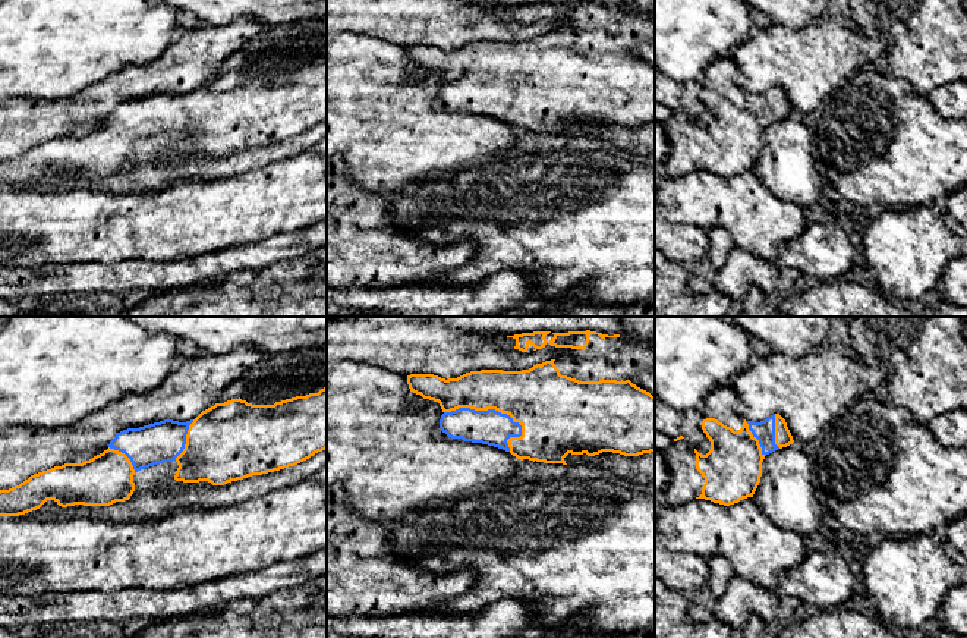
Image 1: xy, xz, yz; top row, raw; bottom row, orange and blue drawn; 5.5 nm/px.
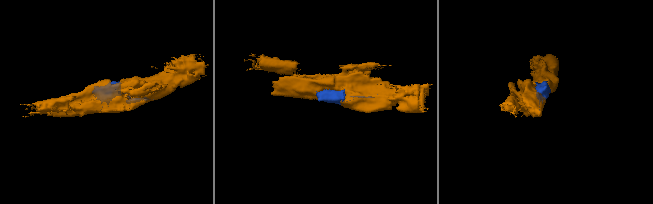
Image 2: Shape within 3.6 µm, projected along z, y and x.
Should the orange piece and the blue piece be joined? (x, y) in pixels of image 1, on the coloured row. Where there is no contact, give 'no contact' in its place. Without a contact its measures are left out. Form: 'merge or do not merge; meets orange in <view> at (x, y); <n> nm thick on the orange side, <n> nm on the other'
merge; meets orange in xz at (487, 409); 300 nm thick on the orange side, 190 nm on the other

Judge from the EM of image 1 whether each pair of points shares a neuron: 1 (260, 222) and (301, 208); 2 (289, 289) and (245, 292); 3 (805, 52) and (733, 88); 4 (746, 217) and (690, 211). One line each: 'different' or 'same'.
1: same
2: same
3: different
4: same

